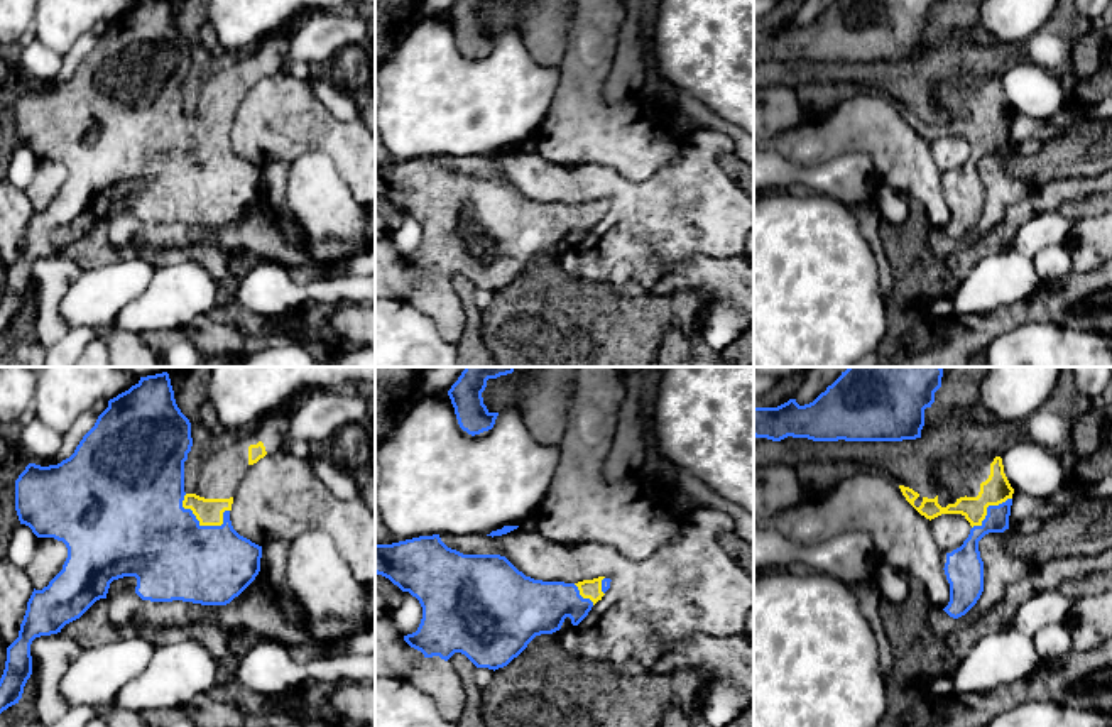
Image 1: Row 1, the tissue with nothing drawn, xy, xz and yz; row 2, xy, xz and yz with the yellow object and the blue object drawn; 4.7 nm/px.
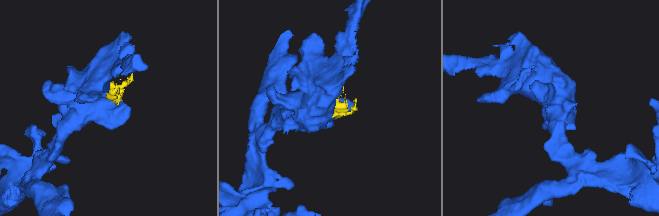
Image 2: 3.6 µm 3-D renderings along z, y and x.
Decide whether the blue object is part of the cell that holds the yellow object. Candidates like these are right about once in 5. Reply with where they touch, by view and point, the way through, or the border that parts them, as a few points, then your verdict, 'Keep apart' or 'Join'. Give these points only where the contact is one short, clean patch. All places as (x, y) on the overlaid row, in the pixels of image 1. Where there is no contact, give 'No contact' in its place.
Touches yellow at xy (196, 518). Join

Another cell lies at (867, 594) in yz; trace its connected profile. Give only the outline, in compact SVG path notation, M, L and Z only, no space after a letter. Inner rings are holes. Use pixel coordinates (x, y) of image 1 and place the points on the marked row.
M864 582L857 583L852 590L859 600L862 614L865 615L865 619L872 627L879 648L880 668L884 676L887 676L892 670L894 658L892 658L892 648L884 632L882 620L879 615L879 600L880 600L879 588L874 585L874 582Z

